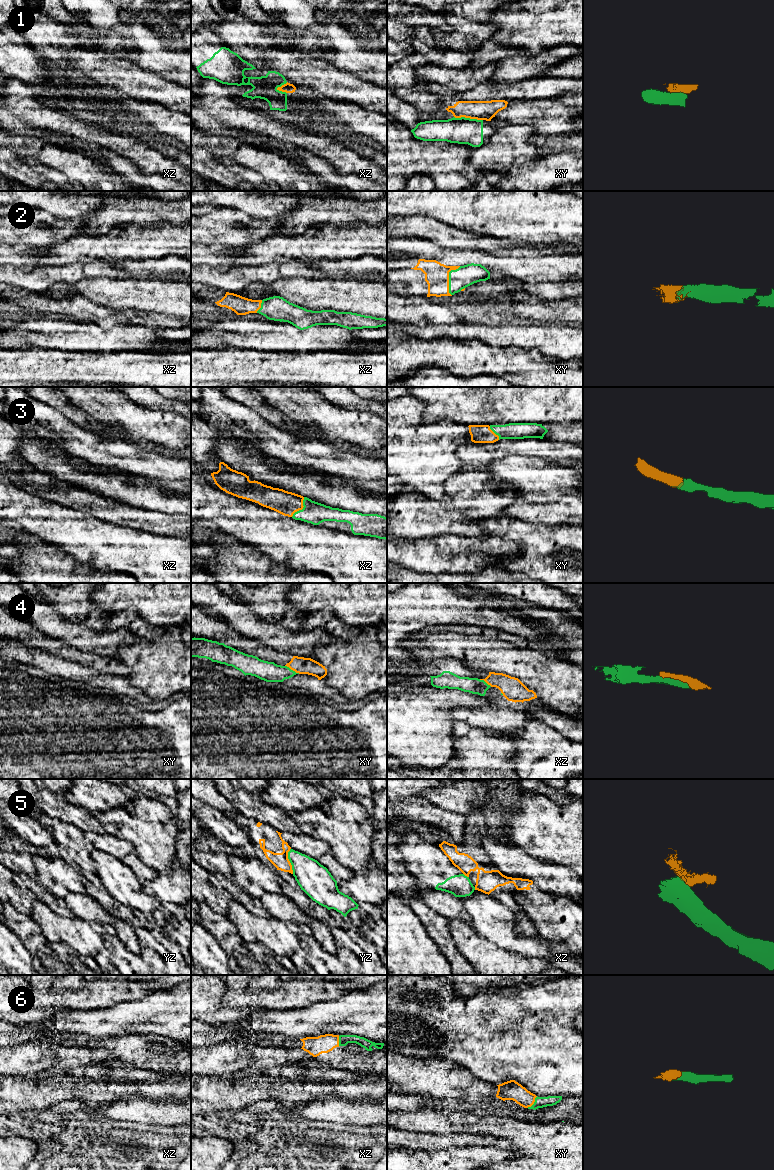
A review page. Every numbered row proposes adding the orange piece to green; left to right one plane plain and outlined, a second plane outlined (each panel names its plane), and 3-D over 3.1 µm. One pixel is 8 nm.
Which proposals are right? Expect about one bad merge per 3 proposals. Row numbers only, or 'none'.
2, 3, 6

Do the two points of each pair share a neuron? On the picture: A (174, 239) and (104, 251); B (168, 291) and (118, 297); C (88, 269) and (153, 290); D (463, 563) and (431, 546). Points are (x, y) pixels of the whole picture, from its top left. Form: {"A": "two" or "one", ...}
{"A": "one", "B": "one", "C": "two", "D": "one"}

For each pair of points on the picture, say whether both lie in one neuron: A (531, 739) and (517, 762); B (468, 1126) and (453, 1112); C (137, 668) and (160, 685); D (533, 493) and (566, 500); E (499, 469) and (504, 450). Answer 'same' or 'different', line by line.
A: same
B: same
C: same
D: different
E: different

